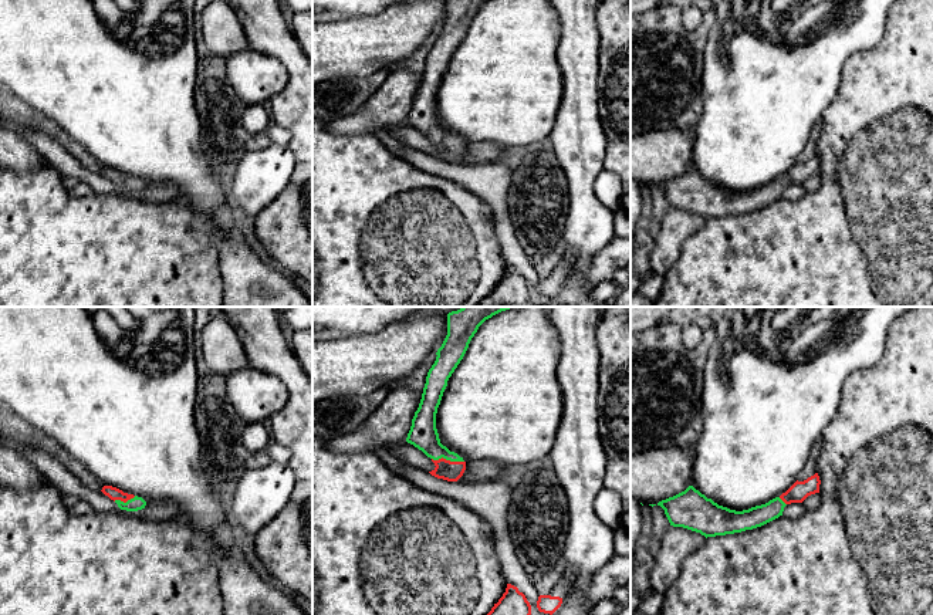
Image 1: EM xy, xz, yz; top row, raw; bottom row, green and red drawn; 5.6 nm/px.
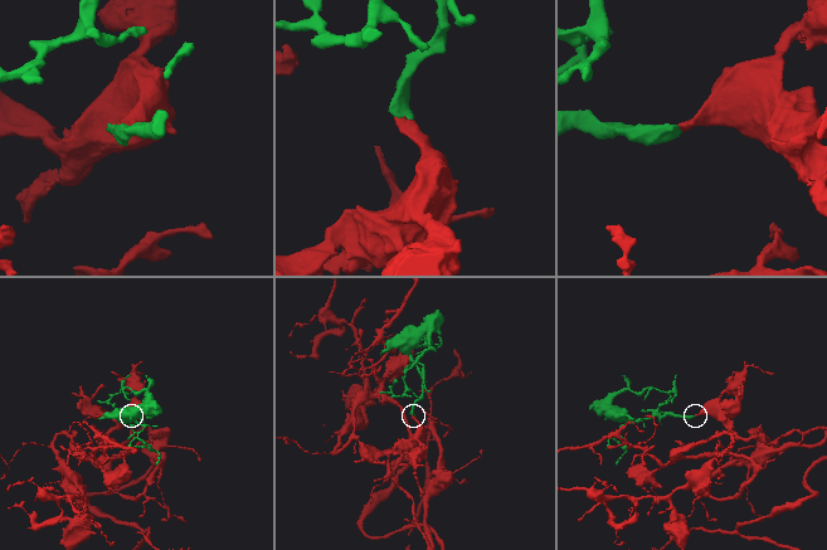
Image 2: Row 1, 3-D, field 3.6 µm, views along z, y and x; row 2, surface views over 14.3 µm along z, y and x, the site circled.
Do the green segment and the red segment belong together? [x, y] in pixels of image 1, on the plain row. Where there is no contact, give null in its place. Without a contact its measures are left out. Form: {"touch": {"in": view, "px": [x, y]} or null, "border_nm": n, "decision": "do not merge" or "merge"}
{"touch": {"in": "xz", "px": [448, 141]}, "border_nm": 190, "decision": "merge"}

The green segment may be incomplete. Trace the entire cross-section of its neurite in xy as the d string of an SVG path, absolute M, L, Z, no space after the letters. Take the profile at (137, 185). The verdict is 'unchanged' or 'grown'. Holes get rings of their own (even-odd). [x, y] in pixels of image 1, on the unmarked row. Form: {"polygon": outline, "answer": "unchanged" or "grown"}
{"polygon": "M104 168L101 173L114 182L121 192L138 193L146 187L146 183L142 179L124 175L122 172L112 168Z", "answer": "grown"}

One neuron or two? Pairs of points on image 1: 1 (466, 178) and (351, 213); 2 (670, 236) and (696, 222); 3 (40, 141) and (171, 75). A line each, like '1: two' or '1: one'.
1: two
2: one
3: two

